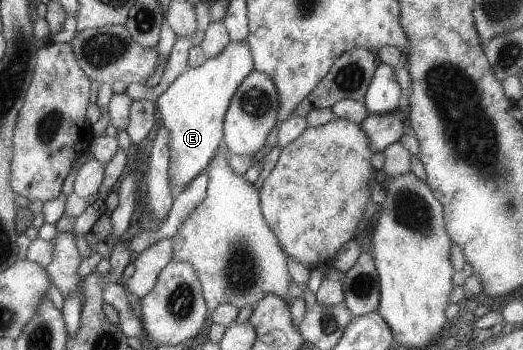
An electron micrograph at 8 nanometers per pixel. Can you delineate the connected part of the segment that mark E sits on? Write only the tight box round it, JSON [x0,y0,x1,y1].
[154,40,253,191]

